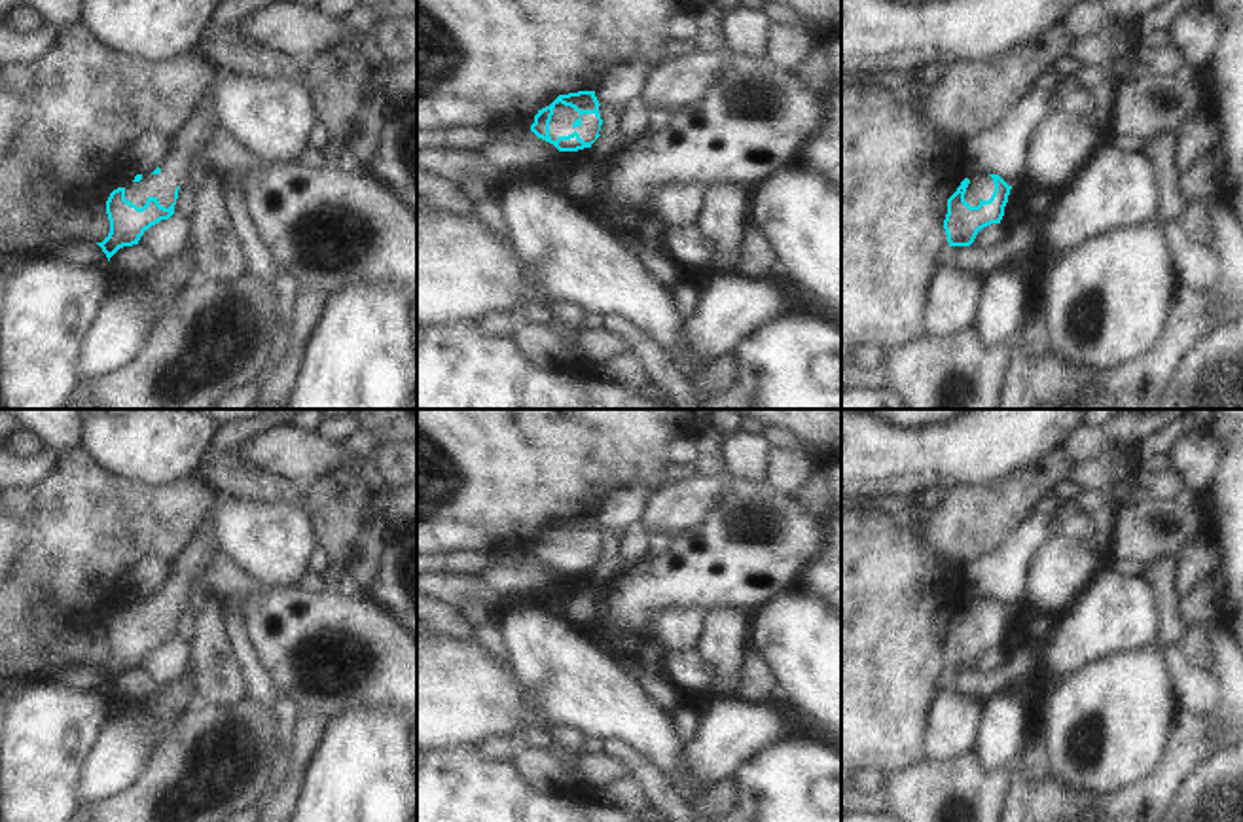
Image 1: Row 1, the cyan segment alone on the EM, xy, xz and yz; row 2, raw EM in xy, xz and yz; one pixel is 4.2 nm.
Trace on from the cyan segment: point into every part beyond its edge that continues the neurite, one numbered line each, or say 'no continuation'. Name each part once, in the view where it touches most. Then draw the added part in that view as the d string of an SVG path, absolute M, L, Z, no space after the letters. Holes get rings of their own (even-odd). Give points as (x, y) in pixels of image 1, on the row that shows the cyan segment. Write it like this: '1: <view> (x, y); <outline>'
1: xz (563, 116); M555 104L553 116L549 121L549 136L557 140L559 136L568 136L578 133L584 142L591 142L599 131L599 117L595 114L580 116L574 108L565 104Z

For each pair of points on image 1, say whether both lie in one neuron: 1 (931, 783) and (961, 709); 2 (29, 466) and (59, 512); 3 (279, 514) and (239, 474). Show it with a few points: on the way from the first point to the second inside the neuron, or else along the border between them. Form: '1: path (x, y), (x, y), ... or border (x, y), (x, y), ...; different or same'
1: border (972, 747), (948, 758), (927, 760); different
2: border (61, 455), (59, 466), (50, 476), (19, 489); different
3: border (224, 495), (260, 502), (298, 502), (302, 499); different

